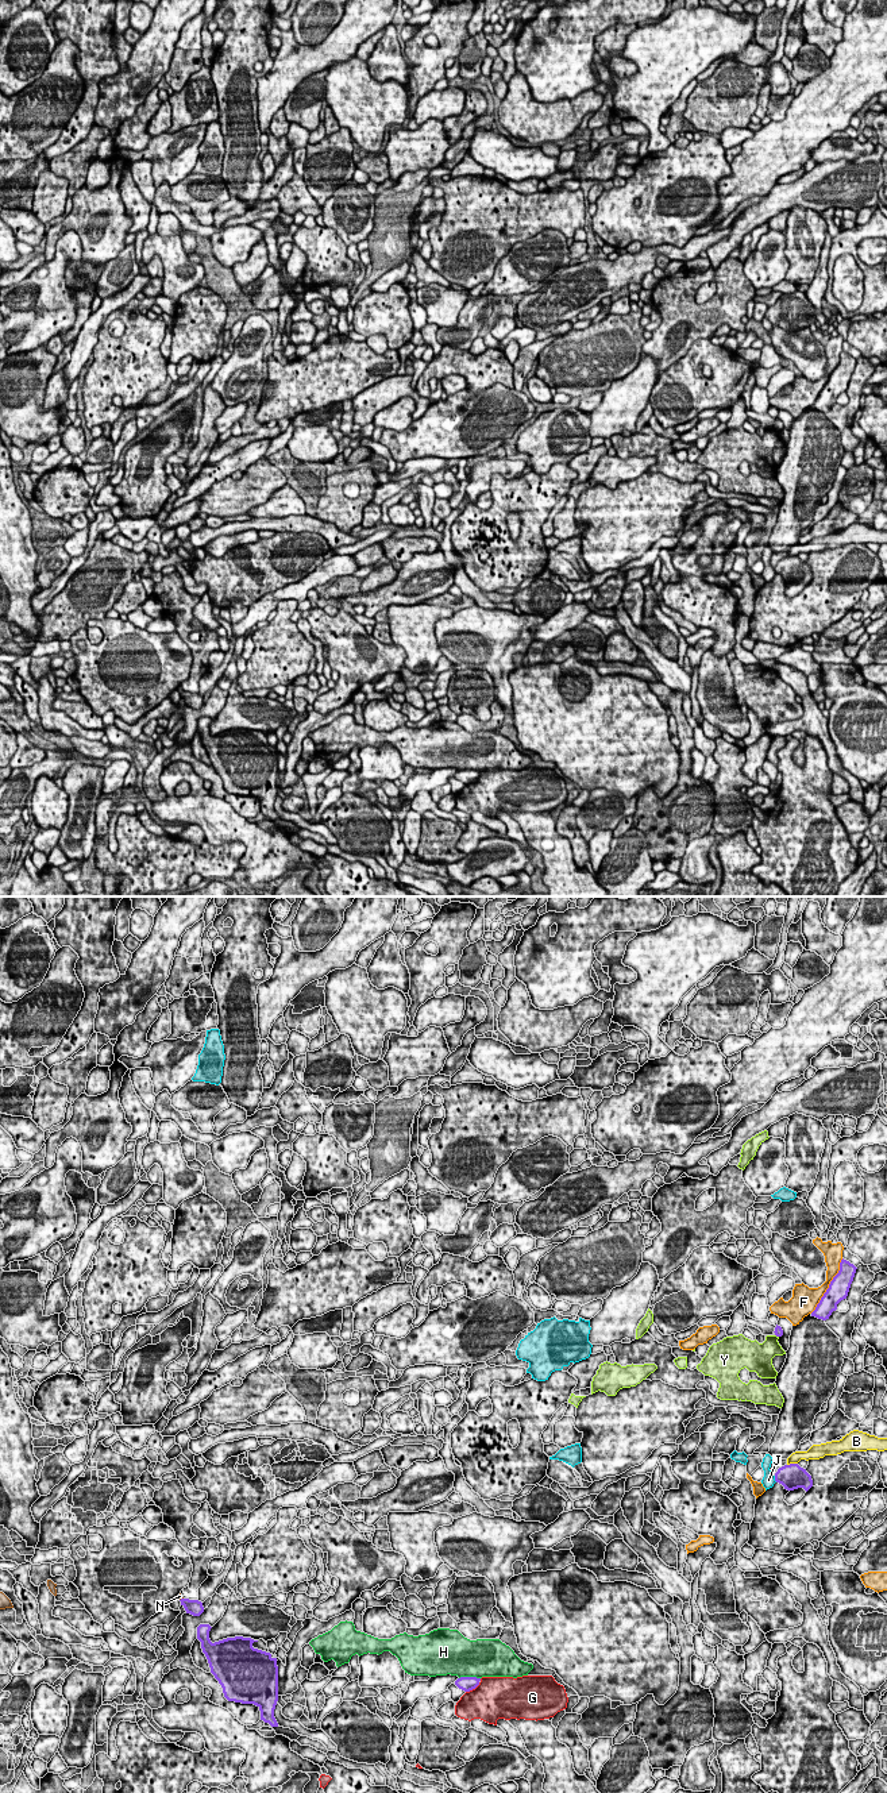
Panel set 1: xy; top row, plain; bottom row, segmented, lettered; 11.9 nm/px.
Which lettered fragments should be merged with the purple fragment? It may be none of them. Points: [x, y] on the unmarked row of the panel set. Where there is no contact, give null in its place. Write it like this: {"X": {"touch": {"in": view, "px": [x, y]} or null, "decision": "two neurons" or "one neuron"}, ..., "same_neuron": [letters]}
{"B": {"touch": {"in": "xy", "px": [791, 556]}, "decision": "two neurons"}, "F": {"touch": {"in": "xy", "px": [829, 378]}, "decision": "two neurons"}, "G": {"touch": {"in": "xy", "px": [473, 781]}, "decision": "two neurons"}, "H": {"touch": {"in": "xy", "px": [469, 770]}, "decision": "two neurons"}, "J": {"touch": {"in": "xy", "px": [775, 571]}, "decision": "two neurons"}, "N": {"touch": {"in": "xy", "px": [181, 691]}, "decision": "two neurons"}, "Y": {"touch": {"in": "xy", "px": [776, 428]}, "decision": "two neurons"}, "same_neuron": []}

